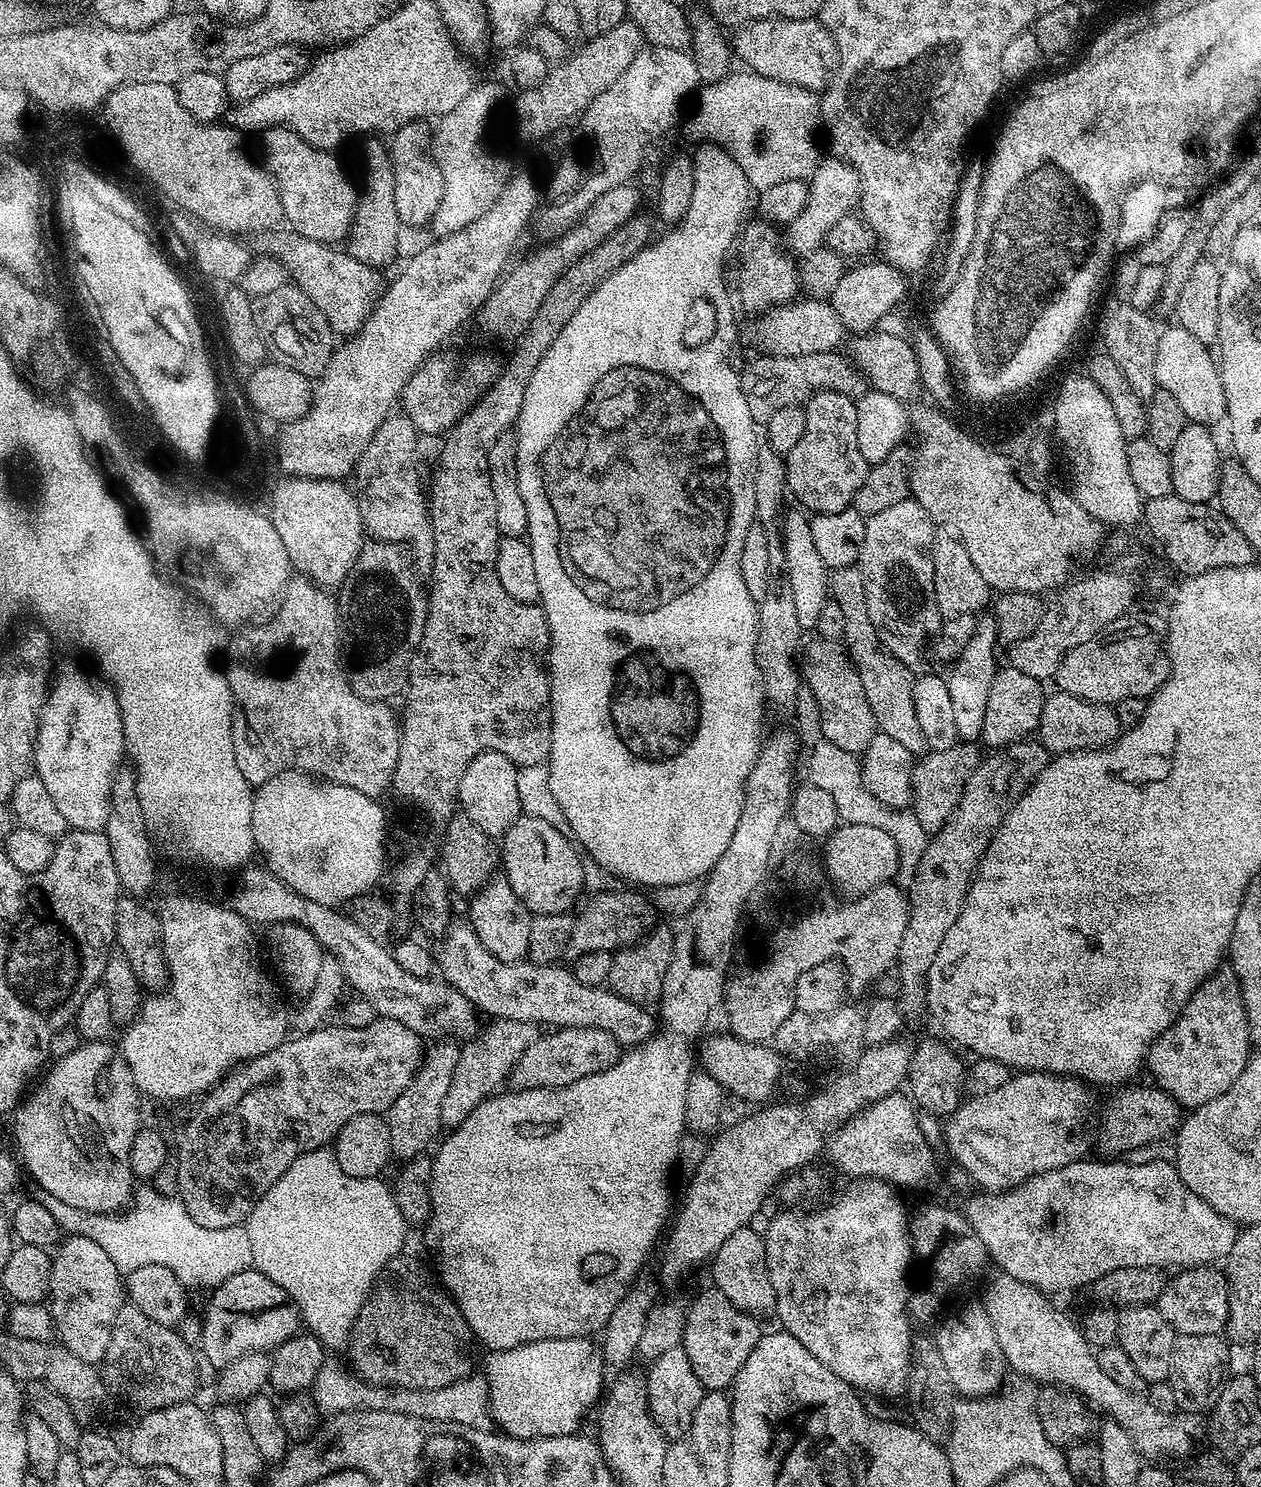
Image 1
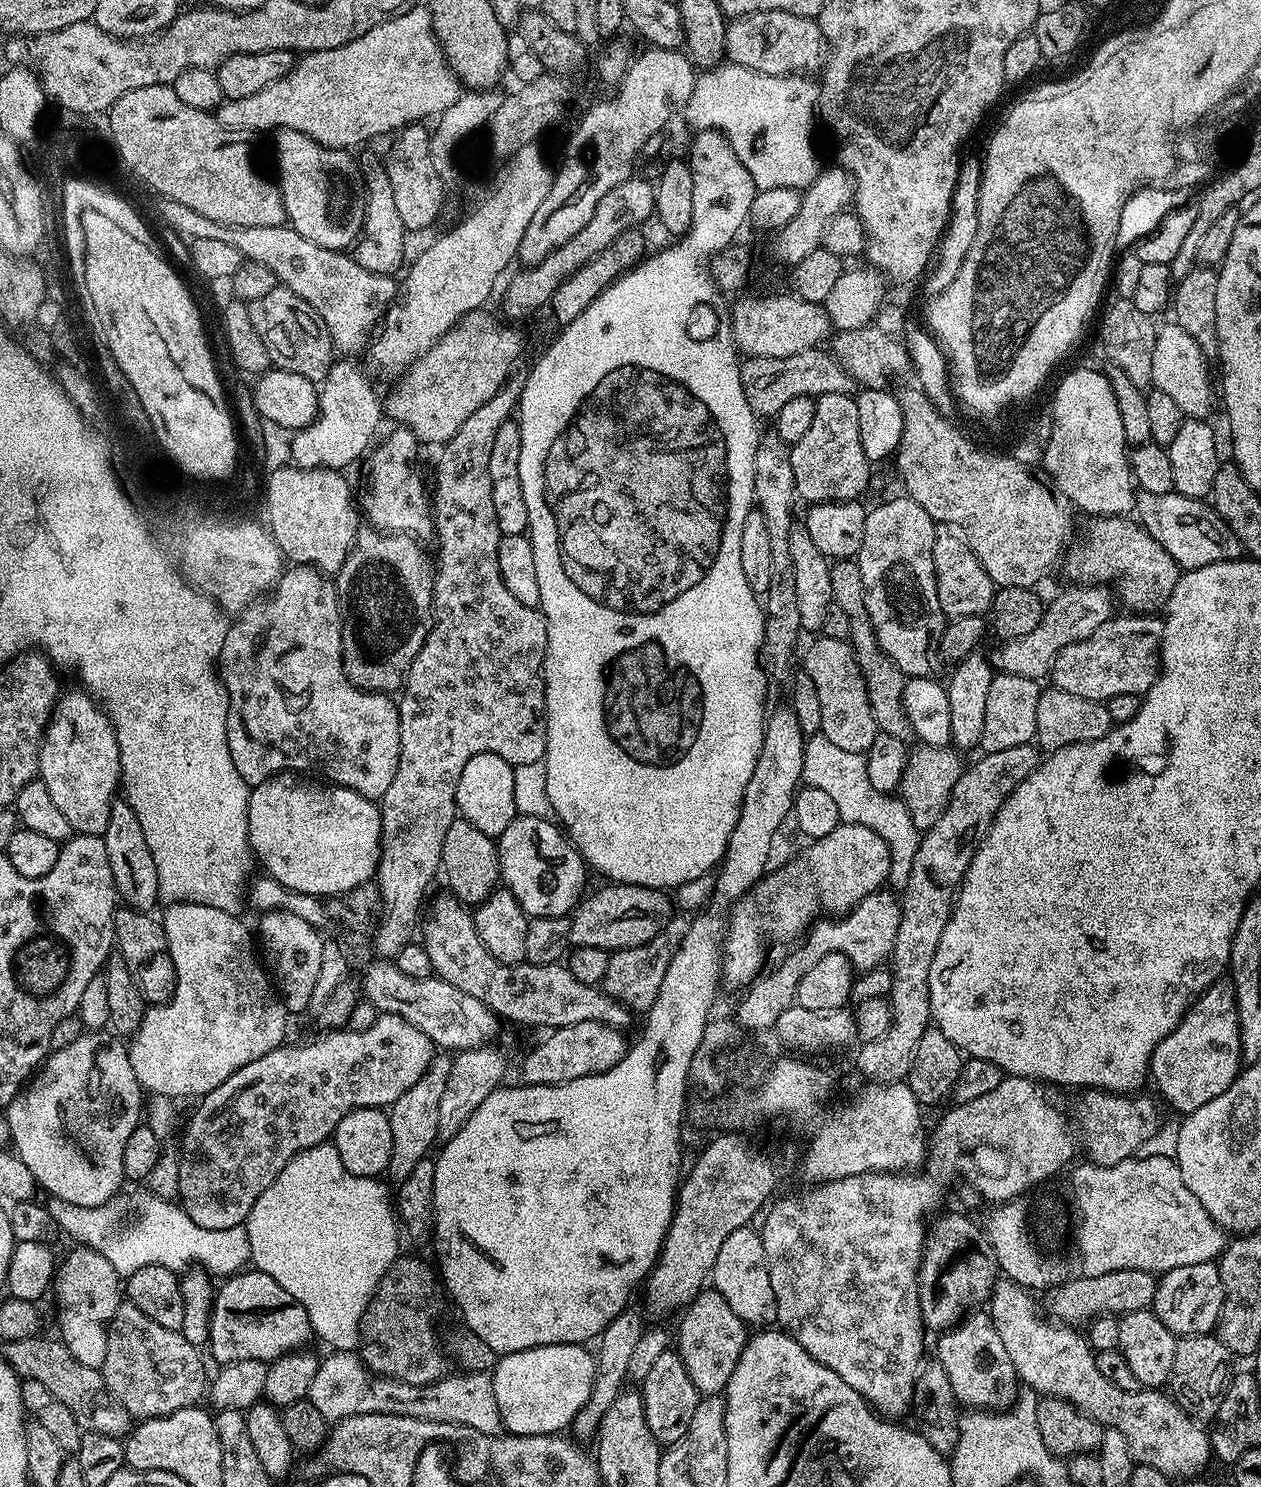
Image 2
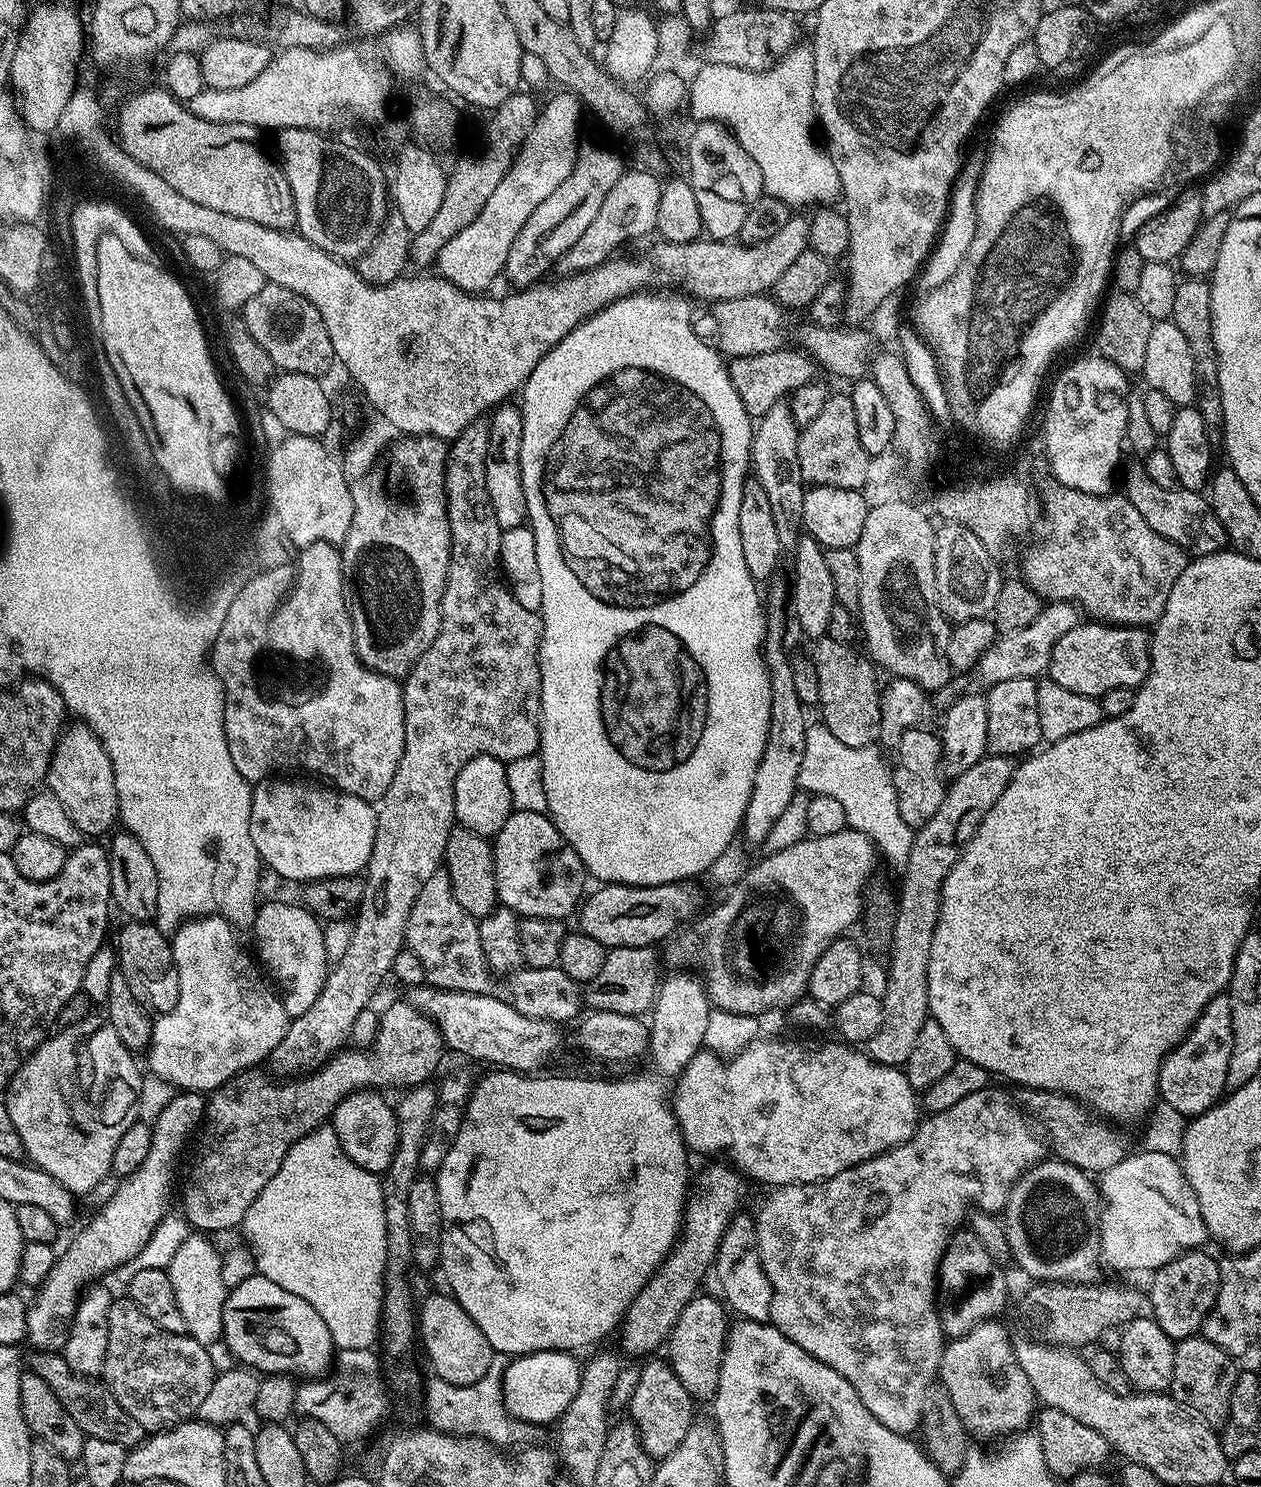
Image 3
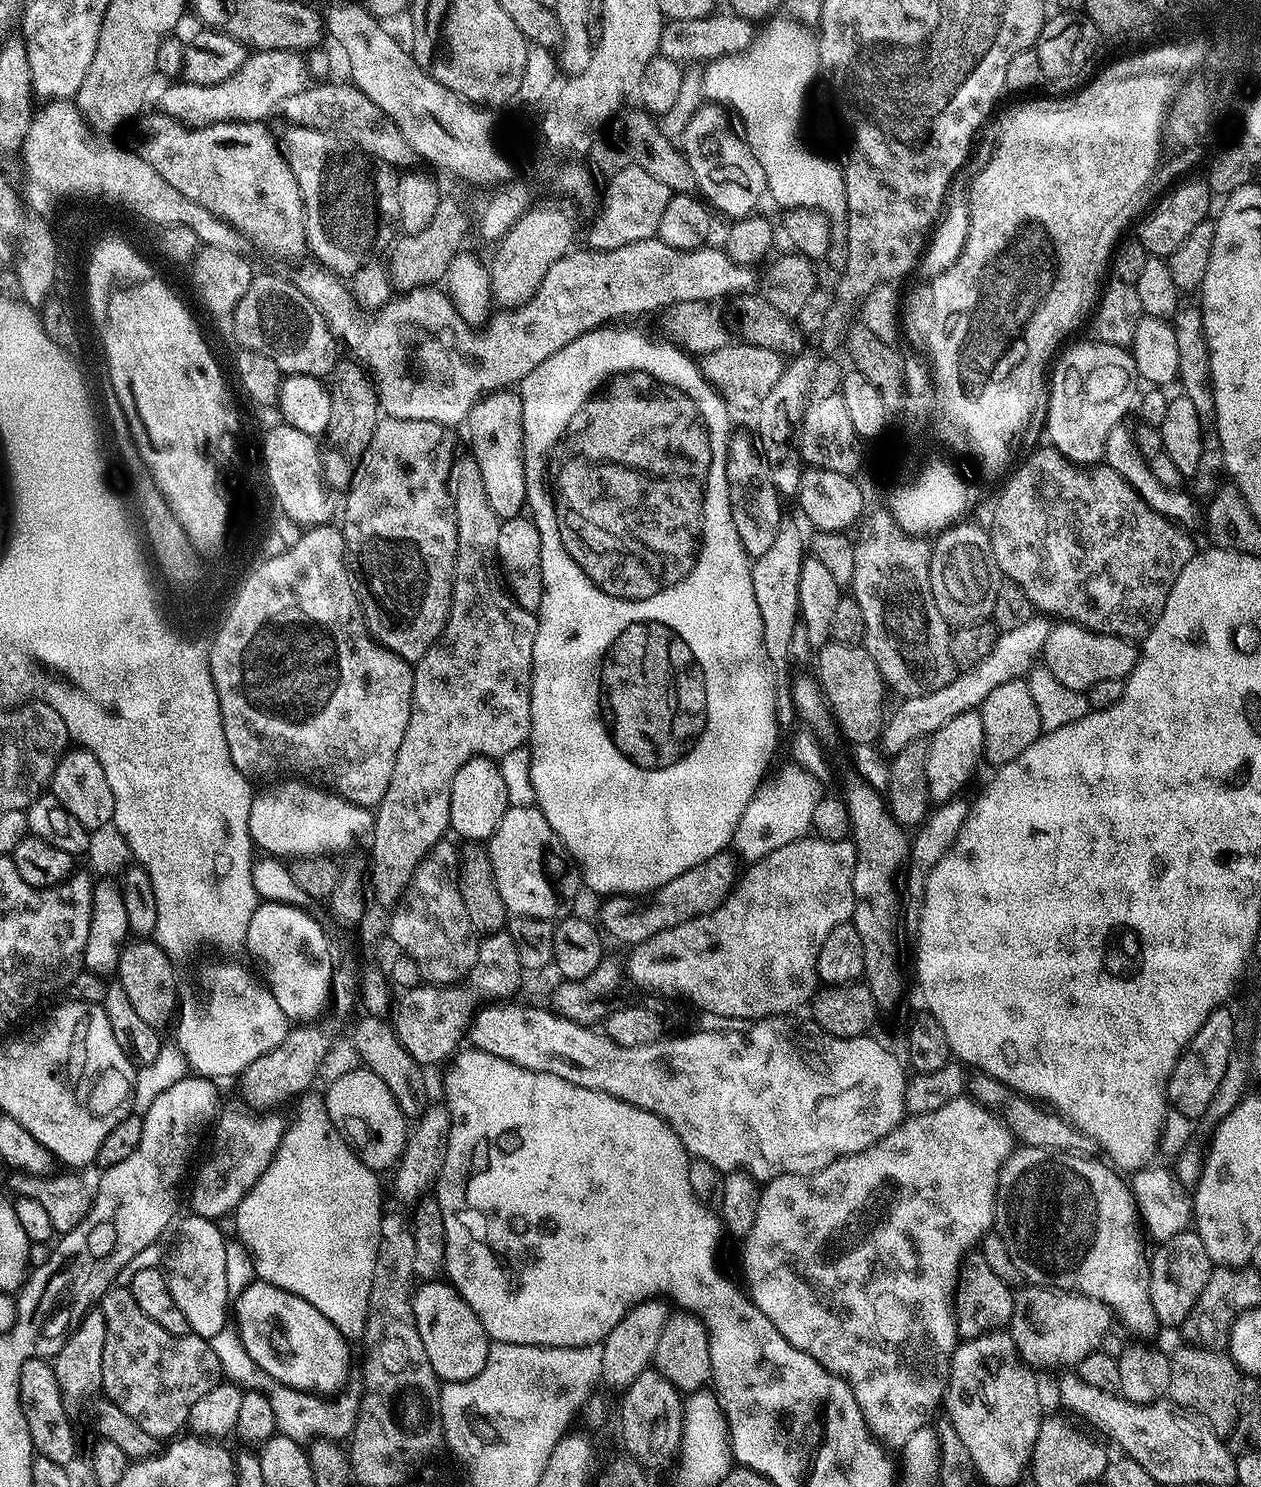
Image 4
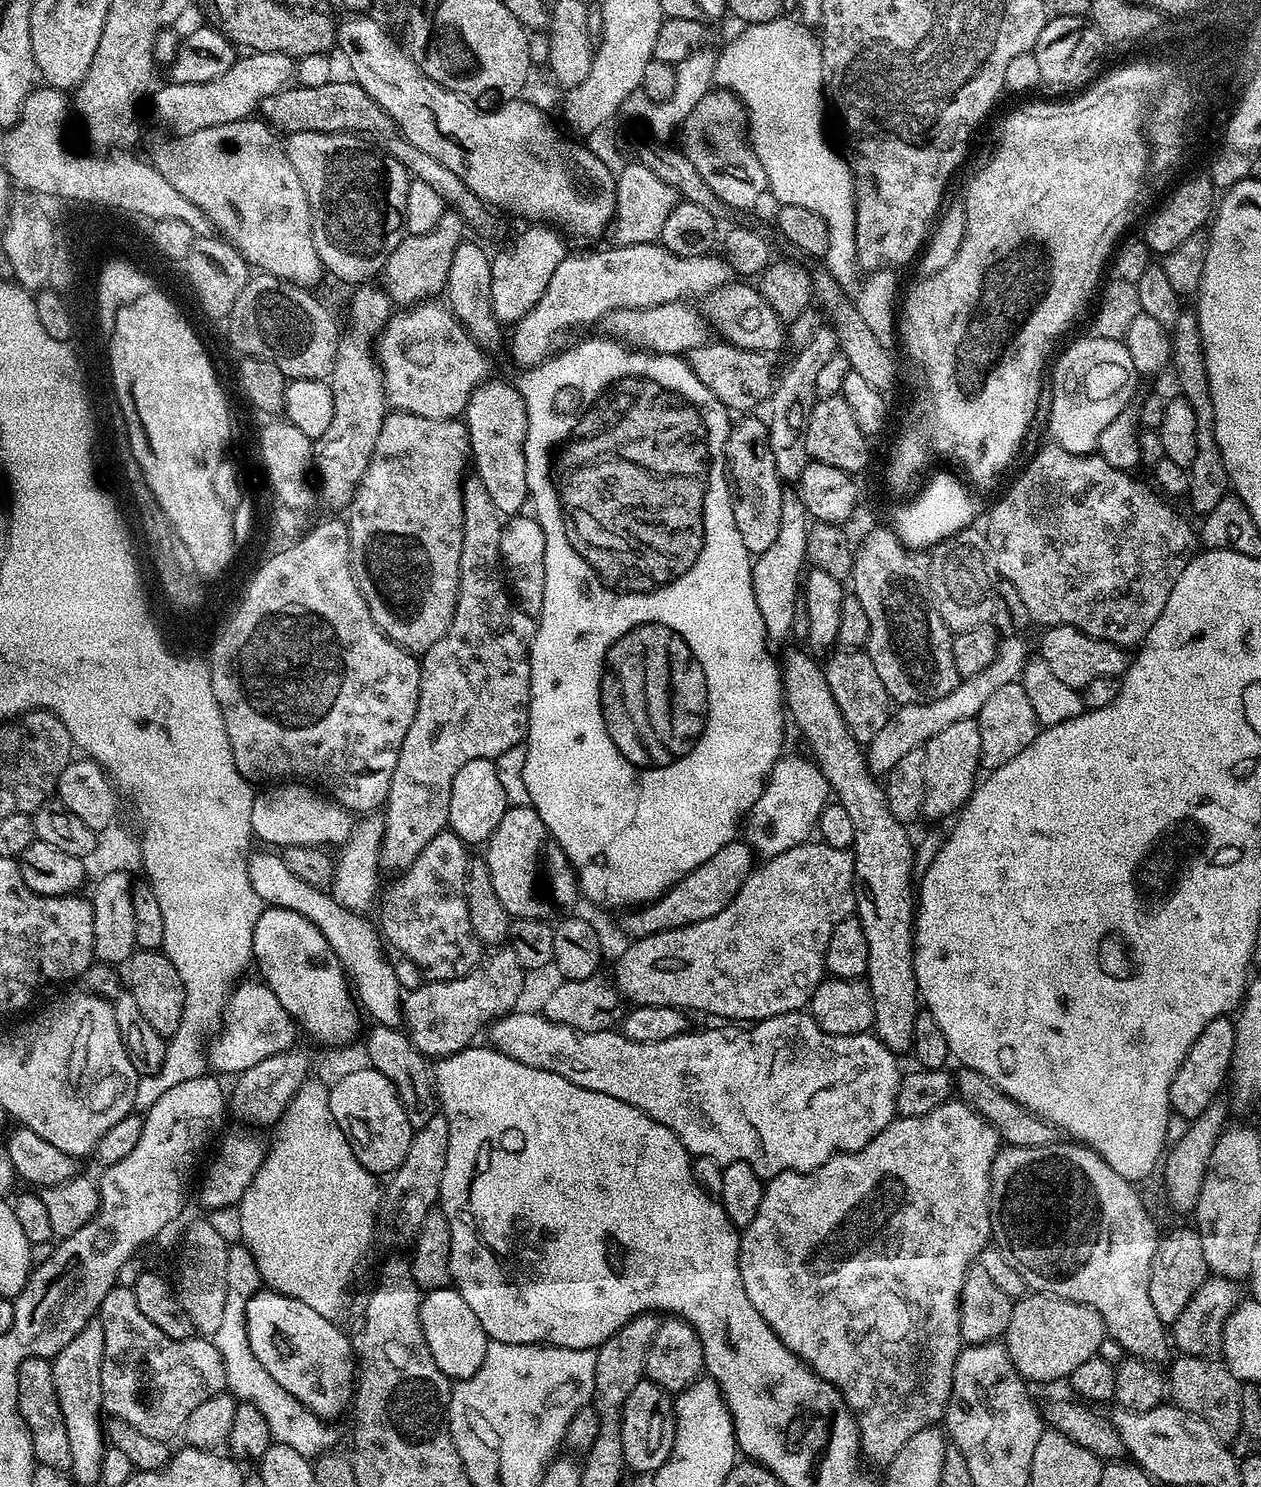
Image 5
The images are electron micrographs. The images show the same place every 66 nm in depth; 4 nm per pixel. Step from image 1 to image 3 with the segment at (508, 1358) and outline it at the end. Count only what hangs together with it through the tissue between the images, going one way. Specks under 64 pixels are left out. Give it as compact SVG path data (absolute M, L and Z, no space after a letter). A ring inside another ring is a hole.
M553 1350L515 1357L504 1369L504 1404L508 1413L533 1426L559 1421L580 1385L582 1364L572 1356L575 1355L568 1350Z

